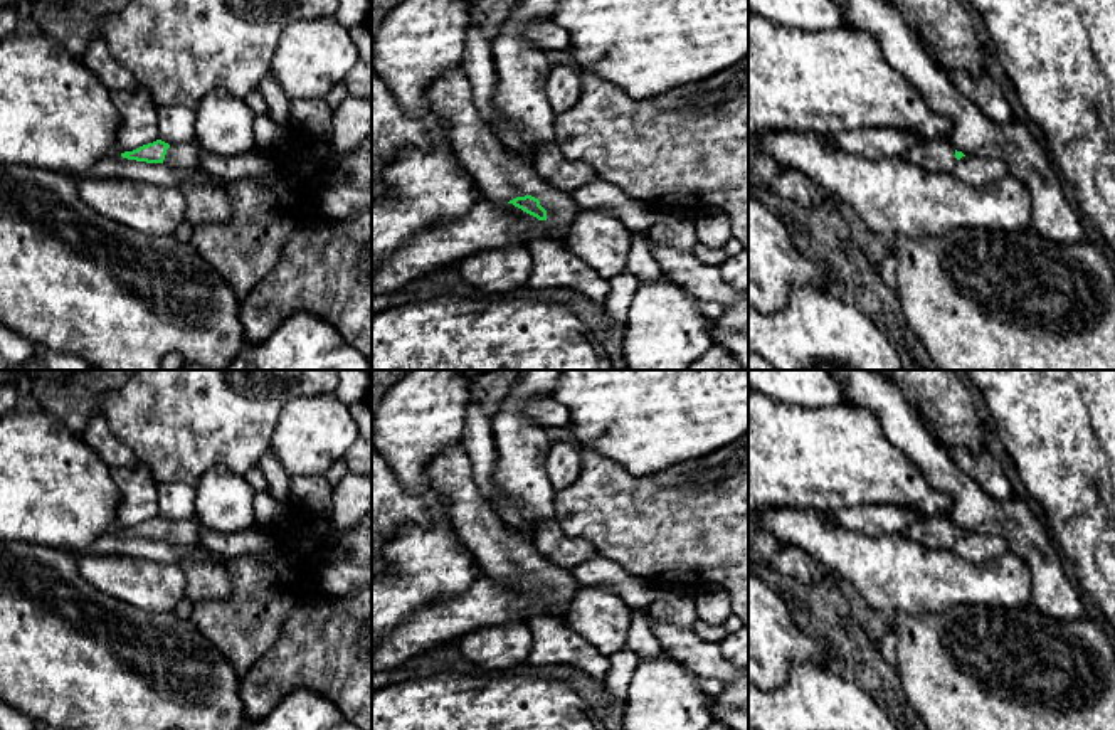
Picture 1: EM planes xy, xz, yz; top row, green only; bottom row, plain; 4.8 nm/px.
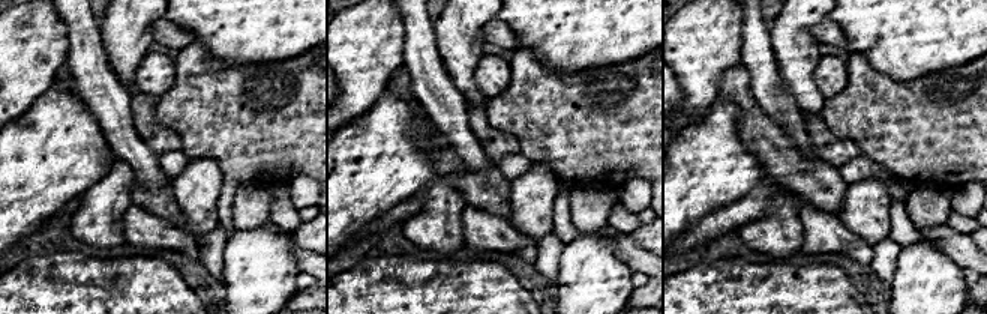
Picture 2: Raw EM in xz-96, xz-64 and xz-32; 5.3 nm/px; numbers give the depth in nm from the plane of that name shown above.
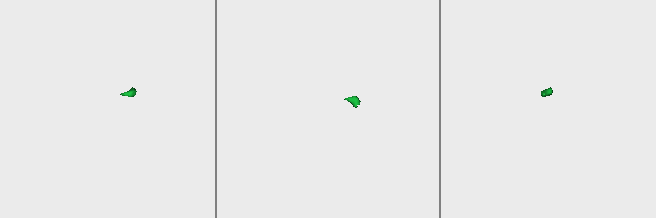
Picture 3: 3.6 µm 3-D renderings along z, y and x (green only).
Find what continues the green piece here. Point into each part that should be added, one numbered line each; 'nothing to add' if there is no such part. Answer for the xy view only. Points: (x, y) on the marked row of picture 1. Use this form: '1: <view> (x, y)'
1: xy (185, 155)

